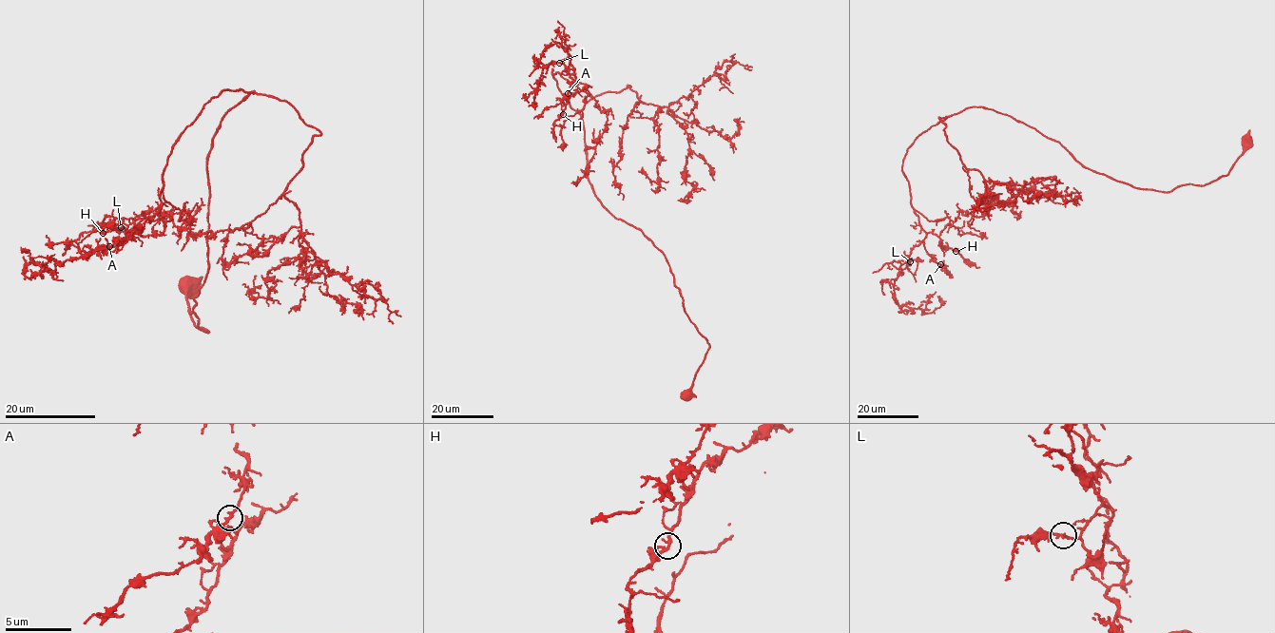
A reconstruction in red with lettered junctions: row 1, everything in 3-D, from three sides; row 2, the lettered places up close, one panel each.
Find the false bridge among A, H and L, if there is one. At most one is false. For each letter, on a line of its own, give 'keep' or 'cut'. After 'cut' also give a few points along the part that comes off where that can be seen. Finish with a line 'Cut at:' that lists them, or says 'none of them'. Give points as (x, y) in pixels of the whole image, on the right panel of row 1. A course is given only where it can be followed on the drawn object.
A: keep
H: keep
L: keep
Cut at: none of them

